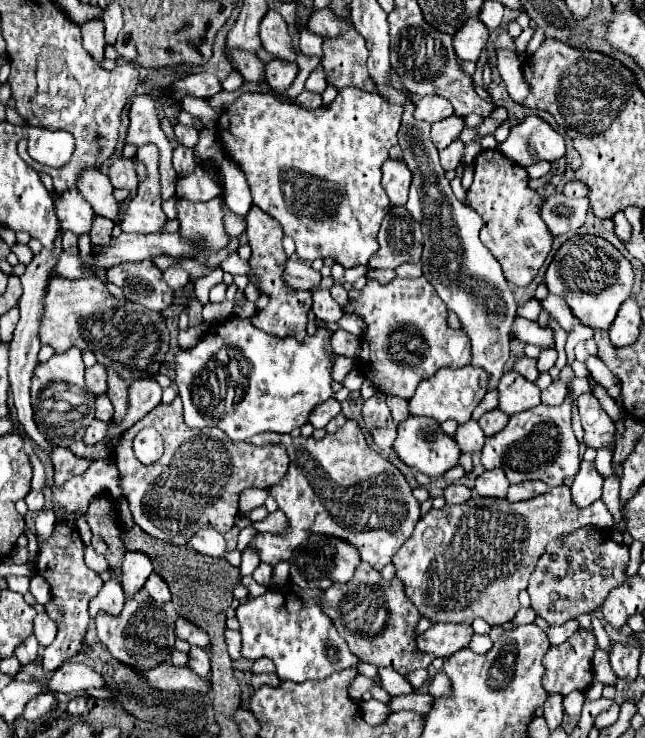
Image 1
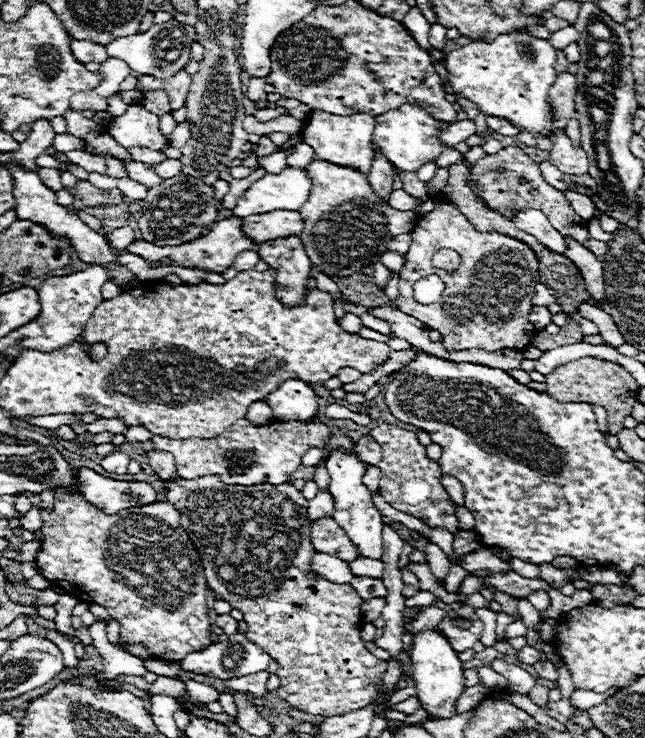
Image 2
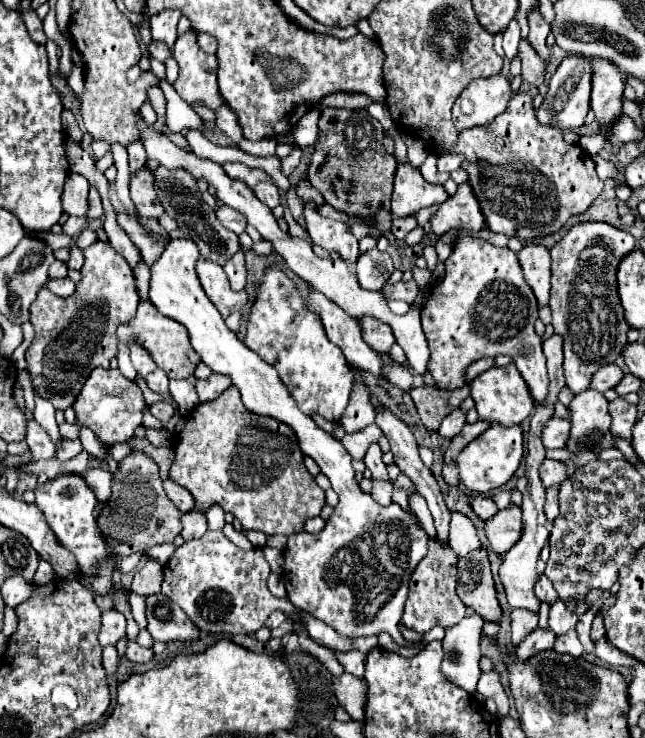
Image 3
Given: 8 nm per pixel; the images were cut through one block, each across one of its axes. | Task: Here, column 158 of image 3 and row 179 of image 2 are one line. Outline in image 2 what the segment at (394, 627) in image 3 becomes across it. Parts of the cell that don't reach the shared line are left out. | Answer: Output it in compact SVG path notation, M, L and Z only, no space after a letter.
M286 166L278 174L264 174L236 202L236 216L266 214L274 210L300 210L308 200L312 180L306 170Z

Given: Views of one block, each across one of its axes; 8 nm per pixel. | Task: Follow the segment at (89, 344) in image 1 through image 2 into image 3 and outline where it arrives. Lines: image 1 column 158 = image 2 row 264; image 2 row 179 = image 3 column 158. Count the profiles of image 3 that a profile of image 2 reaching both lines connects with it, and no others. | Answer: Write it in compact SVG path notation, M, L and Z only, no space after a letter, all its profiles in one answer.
M150 300L140 302L140 308L136 312L136 320L124 324L124 328L118 328L118 332L120 332L120 342L124 342L136 334L138 342L144 348L148 348L148 352L152 352L152 358L156 360L158 368L162 368L168 374L168 378L190 378L190 376L194 376L196 366L202 362L200 356L192 350L186 328L180 322L160 314Z

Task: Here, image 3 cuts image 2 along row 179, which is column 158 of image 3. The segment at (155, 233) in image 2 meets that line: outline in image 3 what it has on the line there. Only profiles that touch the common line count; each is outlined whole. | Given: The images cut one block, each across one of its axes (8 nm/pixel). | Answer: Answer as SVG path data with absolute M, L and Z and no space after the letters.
M162 166L154 172L154 178L156 178L156 192L160 192L160 202L164 204L166 214L174 216L180 224L180 230L186 232L192 240L196 240L204 260L224 266L240 250L240 240L232 230L226 230L216 220L214 210L202 202L202 194L198 190L196 180L192 180L188 172L168 172Z

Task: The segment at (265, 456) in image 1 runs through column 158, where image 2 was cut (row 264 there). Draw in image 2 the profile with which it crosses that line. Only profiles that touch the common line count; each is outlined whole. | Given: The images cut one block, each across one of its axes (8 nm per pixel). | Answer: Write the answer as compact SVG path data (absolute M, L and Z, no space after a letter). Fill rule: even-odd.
M444 194L432 196L432 202L436 208L426 216L418 216L416 228L410 232L412 242L398 284L398 310L422 320L430 330L438 330L444 338L442 344L450 350L524 350L530 336L536 332L528 314L532 308L534 286L538 282L538 256L528 244L516 238L500 232L478 232ZM442 248L460 254L460 266L452 274L432 266L434 254ZM428 274L438 274L446 288L438 302L424 306L414 300L412 286L418 278Z

